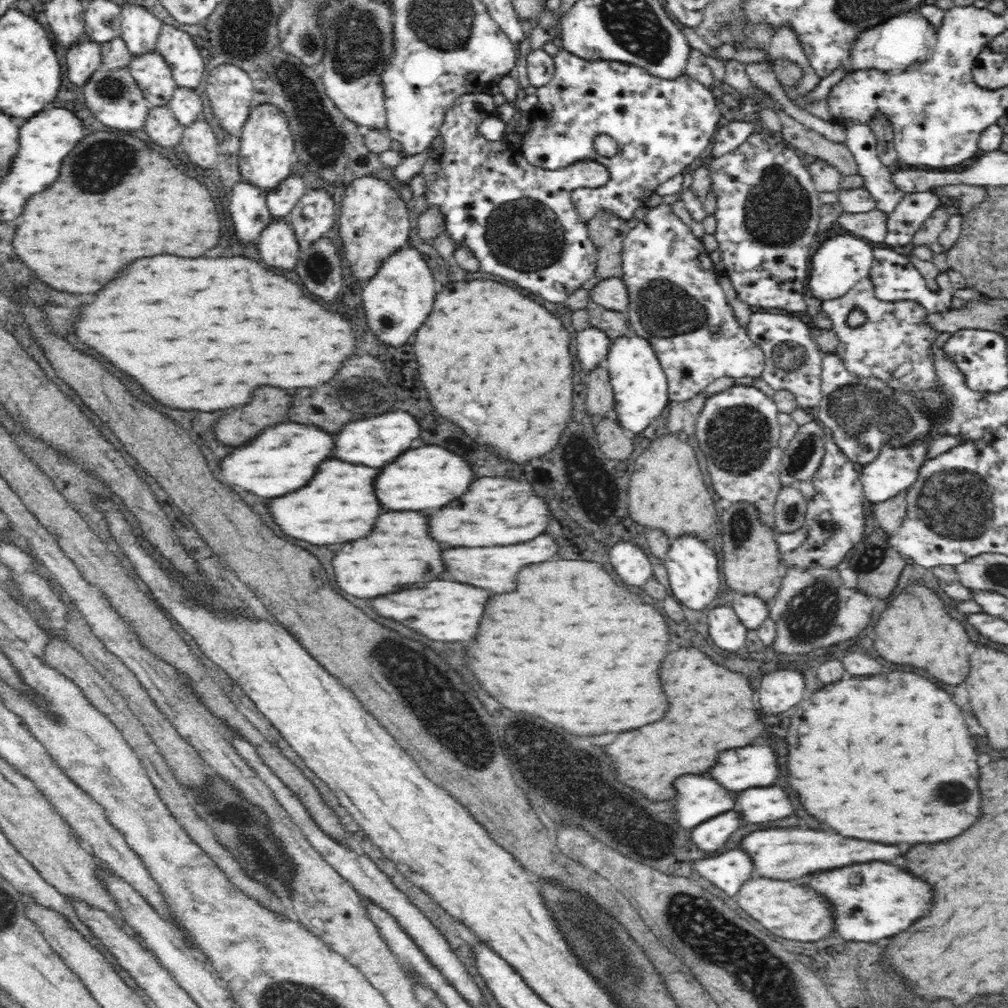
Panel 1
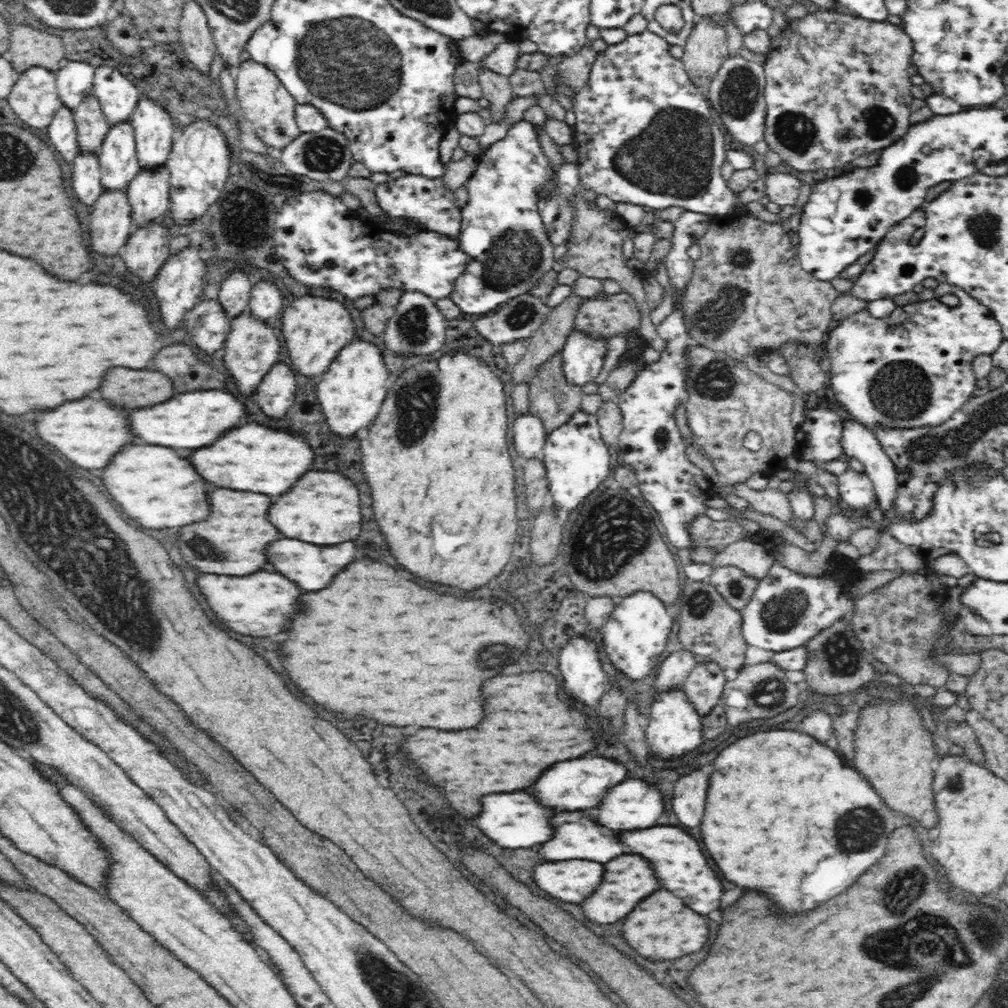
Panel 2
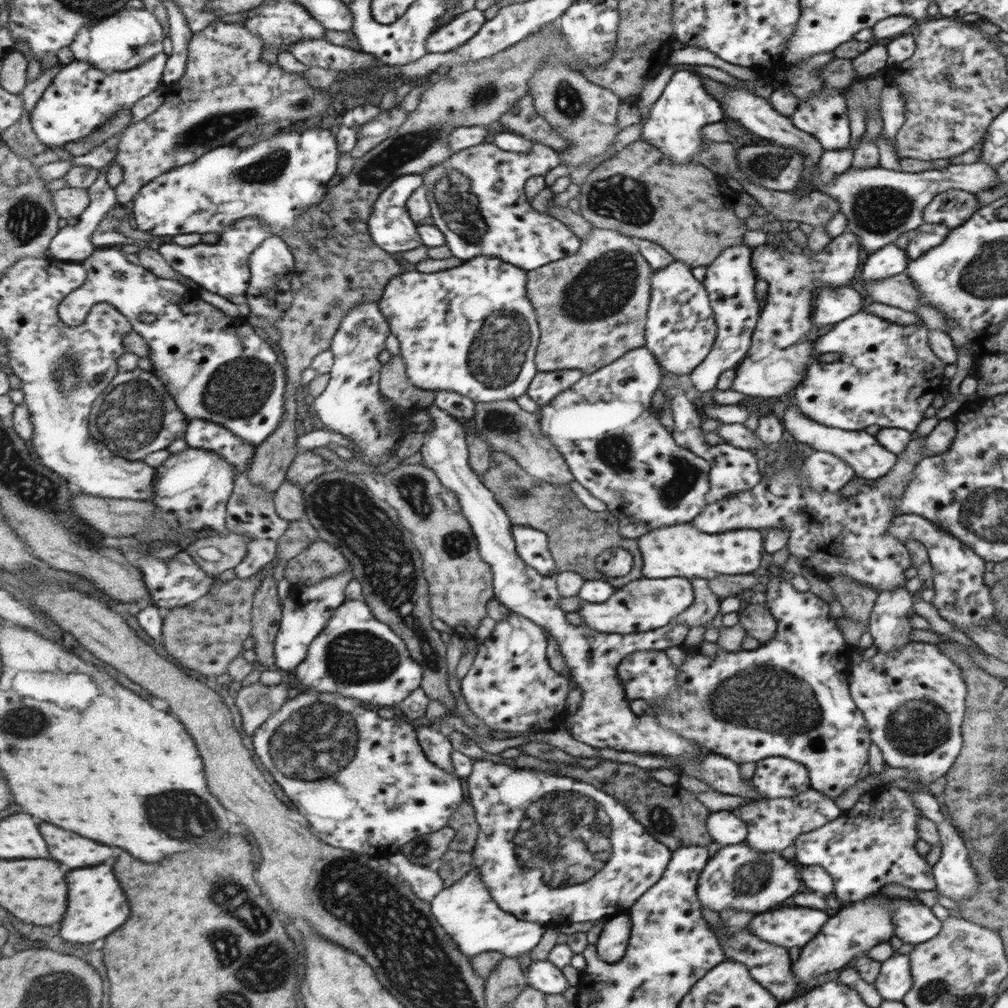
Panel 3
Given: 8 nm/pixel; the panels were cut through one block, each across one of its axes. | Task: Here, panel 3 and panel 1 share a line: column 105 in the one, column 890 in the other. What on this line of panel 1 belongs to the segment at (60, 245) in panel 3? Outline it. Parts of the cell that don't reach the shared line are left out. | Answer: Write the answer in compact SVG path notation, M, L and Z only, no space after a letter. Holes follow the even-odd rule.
M859 125L847 131L846 146L858 161L859 173L867 177L866 188L876 197L877 210L886 218L883 221L887 222L907 193L895 182L895 176L890 174L887 166L880 162L877 141L869 127Z

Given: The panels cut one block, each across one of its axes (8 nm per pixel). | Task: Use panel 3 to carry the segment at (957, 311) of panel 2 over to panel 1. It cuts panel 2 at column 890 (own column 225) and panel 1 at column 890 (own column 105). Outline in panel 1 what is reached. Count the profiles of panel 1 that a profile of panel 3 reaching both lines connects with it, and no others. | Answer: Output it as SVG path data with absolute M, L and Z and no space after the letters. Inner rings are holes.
M876 249L874 252L874 264L870 275L875 284L875 297L884 302L898 302L898 300L913 300L922 305L928 313L937 313L946 310L950 306L953 292L958 286L958 279L951 273L939 273L934 282L936 290L931 290L926 284L926 278L918 271L918 268L910 262L907 256L894 249Z

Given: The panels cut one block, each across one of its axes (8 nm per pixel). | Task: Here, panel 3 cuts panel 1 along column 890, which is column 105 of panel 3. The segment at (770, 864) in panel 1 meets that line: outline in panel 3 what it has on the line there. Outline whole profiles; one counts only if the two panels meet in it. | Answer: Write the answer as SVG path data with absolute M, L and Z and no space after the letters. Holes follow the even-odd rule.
M44 822L44 836L48 836L52 856L72 868L96 866L96 864L106 862L114 854L114 850L106 844L88 840L76 832L68 832L48 822Z

